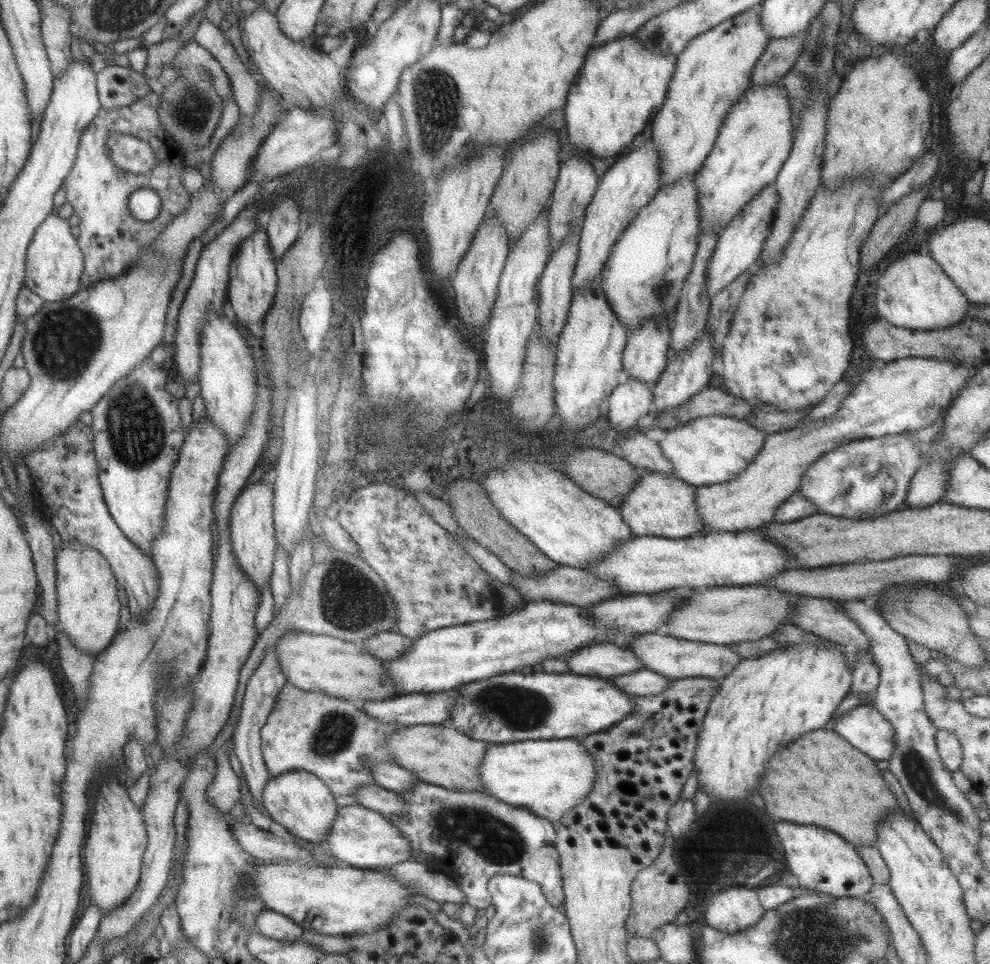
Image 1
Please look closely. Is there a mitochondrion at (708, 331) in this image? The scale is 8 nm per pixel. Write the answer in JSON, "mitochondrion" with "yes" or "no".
{"mitochondrion":"no"}

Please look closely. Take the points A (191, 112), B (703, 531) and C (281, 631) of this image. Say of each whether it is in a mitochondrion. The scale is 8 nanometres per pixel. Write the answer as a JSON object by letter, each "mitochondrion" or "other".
{"A":"mitochondrion","B":"other","C":"other"}

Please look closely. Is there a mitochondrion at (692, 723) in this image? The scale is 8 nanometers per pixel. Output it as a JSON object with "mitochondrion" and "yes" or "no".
{"mitochondrion":"no"}

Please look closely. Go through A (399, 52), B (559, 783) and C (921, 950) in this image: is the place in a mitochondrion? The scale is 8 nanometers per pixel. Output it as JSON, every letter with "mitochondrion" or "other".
{"A":"other","B":"other","C":"other"}

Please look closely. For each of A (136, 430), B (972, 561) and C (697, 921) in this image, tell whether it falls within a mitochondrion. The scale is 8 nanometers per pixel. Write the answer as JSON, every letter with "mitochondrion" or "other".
{"A":"mitochondrion","B":"other","C":"other"}

